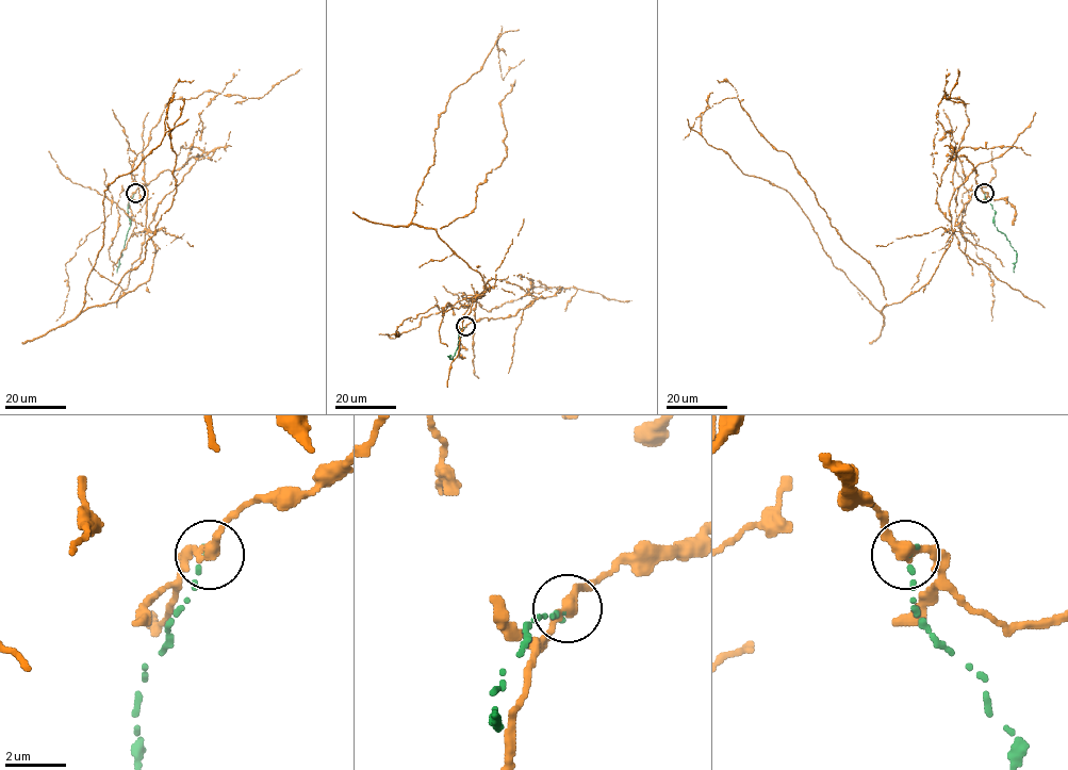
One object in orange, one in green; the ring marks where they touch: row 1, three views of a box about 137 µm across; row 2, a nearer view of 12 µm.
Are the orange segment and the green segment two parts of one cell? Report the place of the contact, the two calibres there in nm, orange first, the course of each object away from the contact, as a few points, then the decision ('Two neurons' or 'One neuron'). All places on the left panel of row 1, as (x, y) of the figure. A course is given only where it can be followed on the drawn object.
Place: (135, 193). Thickness 320 nm (orange) against 100 nm. Course of orange: (135, 192), (207, 153), (158, 205), (149, 278), (80, 311), (104, 192), (159, 145), (174, 87), (194, 80). Course of green: (135, 192), (128, 207), (130, 226), (116, 273). Two neurons

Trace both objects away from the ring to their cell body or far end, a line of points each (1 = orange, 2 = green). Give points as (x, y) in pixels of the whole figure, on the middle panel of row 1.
1: (465, 326), (537, 298), (478, 295), (415, 197), (450, 93), (495, 43), (503, 80), (524, 59)
2: (465, 326), (458, 334), (461, 337), (452, 359), (447, 356)

